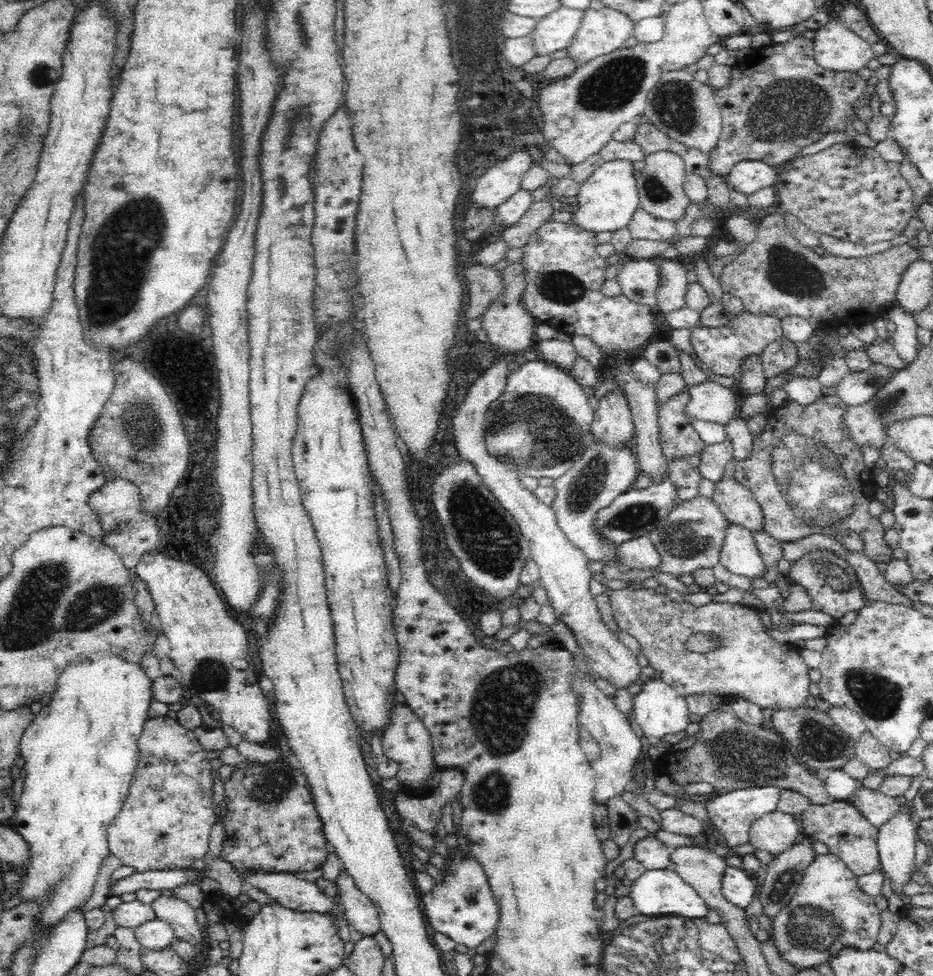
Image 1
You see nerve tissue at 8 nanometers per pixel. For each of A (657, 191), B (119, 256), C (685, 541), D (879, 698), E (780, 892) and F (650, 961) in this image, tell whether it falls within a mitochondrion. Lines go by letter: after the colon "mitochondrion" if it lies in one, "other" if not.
A: mitochondrion
B: mitochondrion
C: mitochondrion
D: mitochondrion
E: mitochondrion
F: mitochondrion

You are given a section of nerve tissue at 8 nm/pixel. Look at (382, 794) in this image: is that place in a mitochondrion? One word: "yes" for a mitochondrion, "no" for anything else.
no

